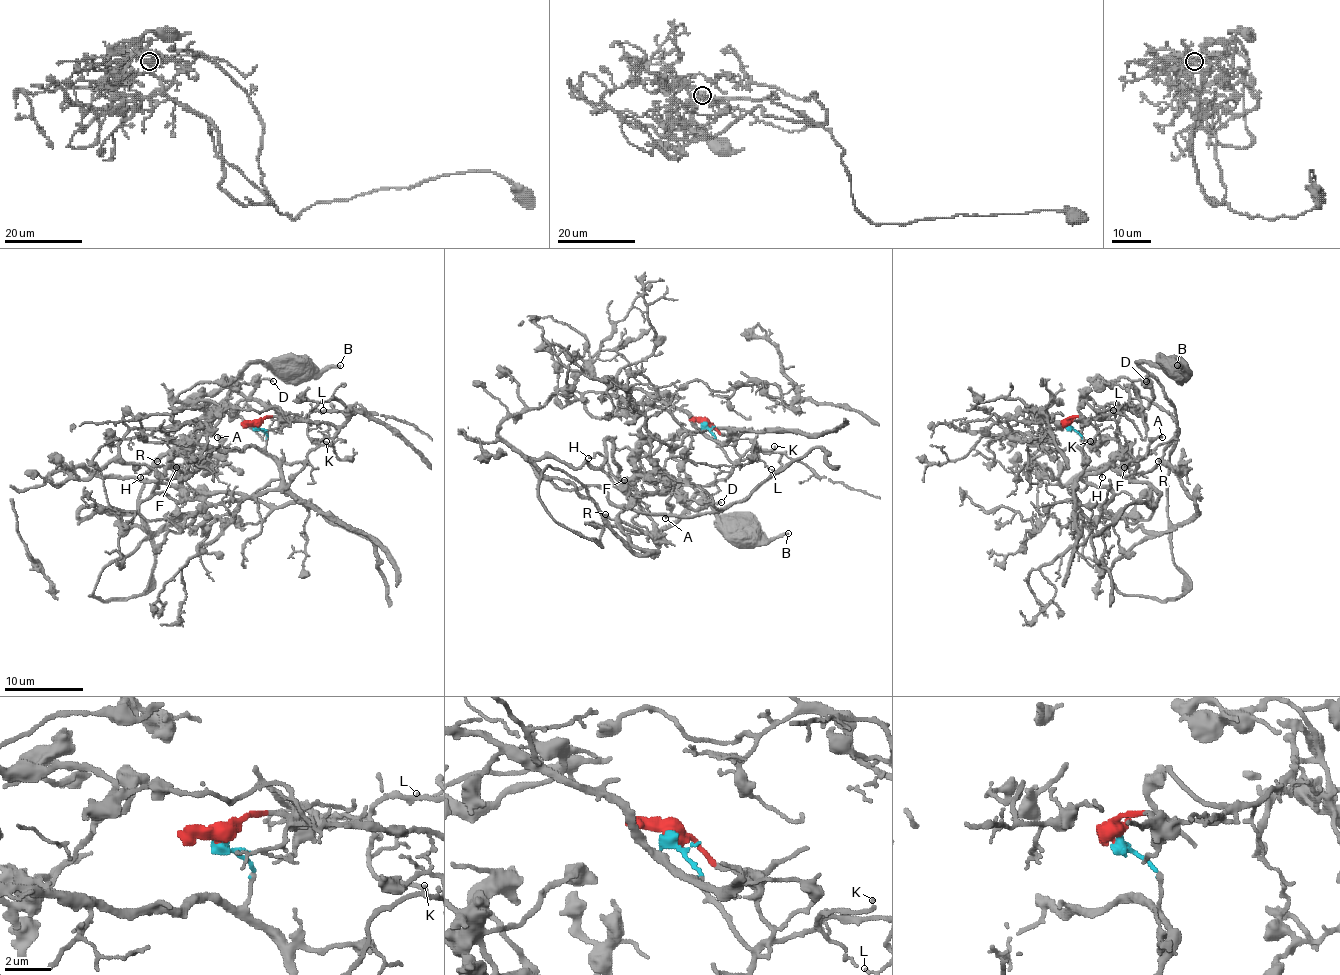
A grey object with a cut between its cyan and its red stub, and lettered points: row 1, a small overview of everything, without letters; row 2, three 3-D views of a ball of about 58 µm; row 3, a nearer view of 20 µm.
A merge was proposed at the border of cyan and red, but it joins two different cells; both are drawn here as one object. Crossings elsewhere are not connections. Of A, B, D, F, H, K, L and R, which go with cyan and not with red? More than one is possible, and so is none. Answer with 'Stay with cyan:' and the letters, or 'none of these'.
Stay with cyan: none of these

